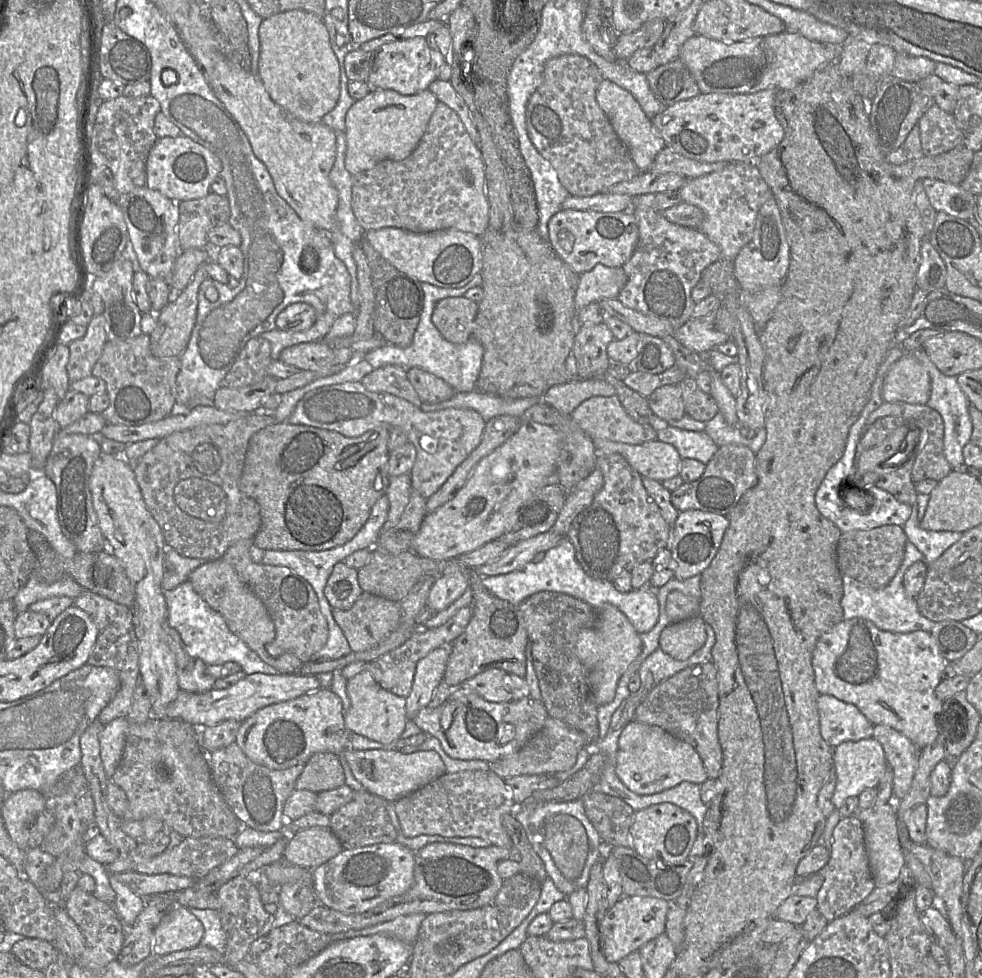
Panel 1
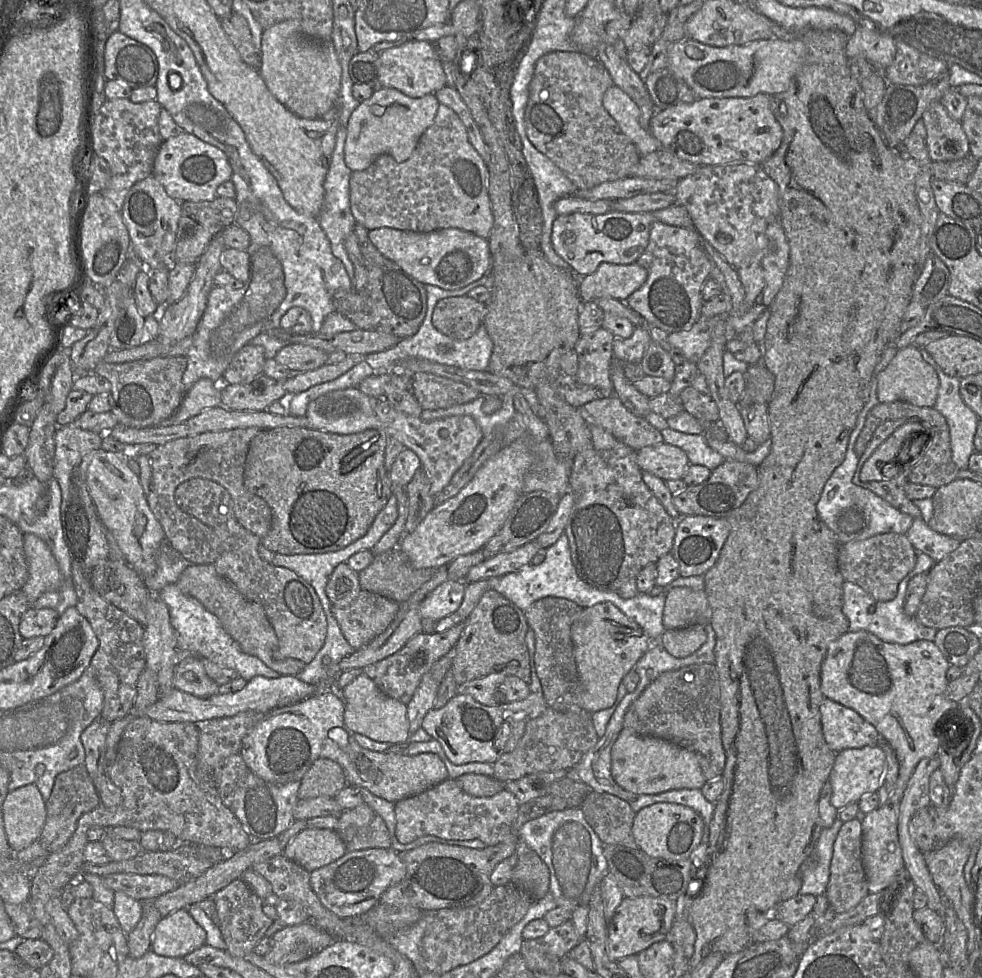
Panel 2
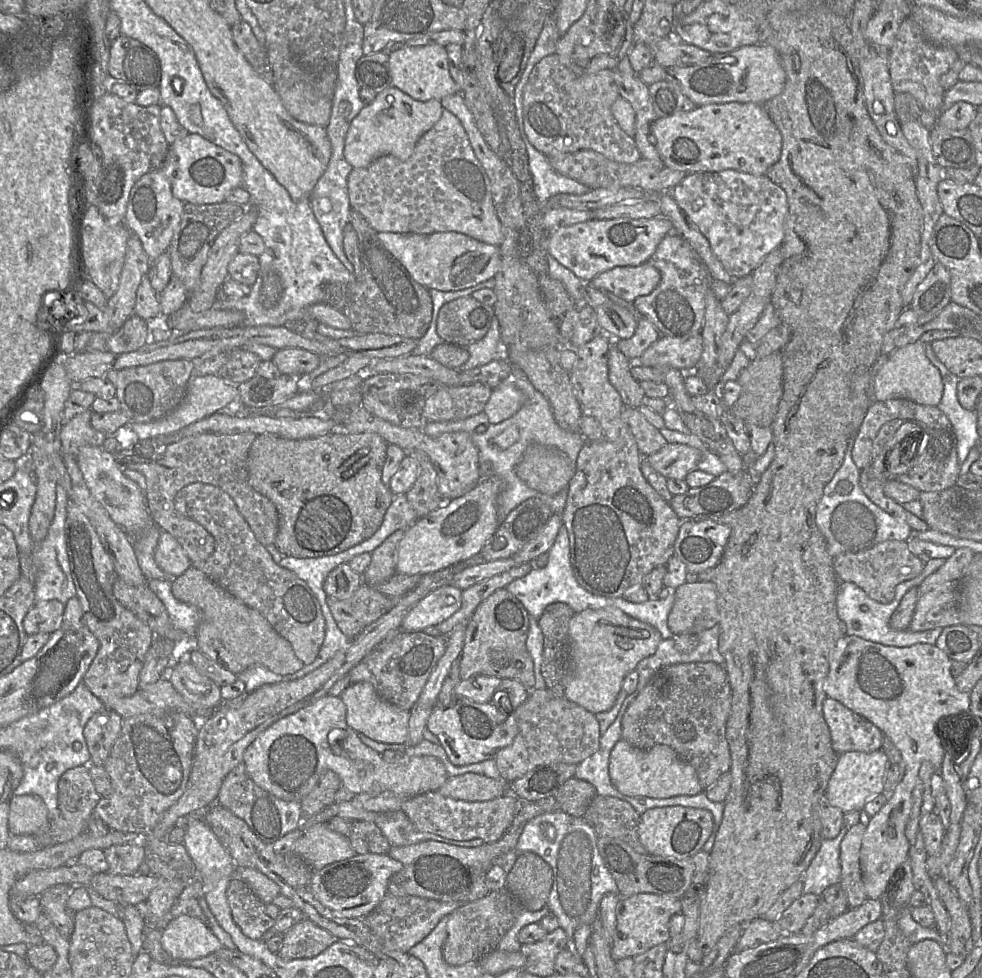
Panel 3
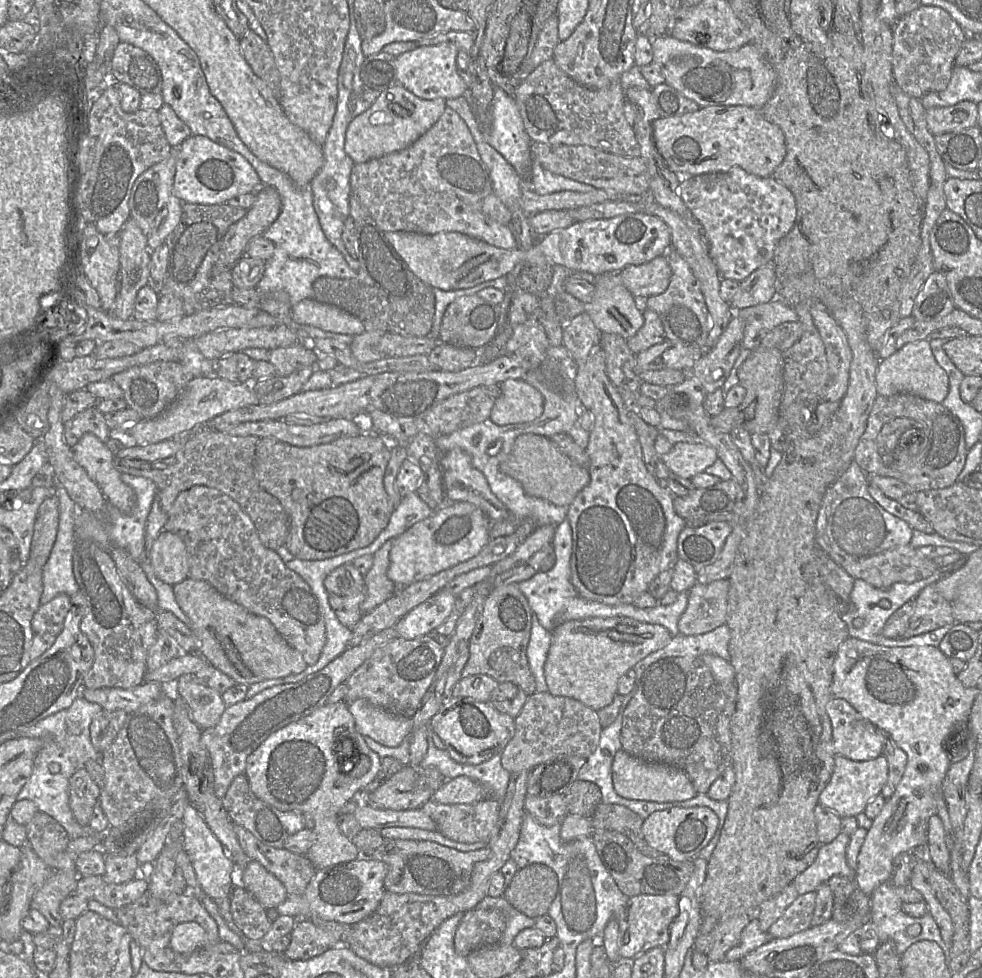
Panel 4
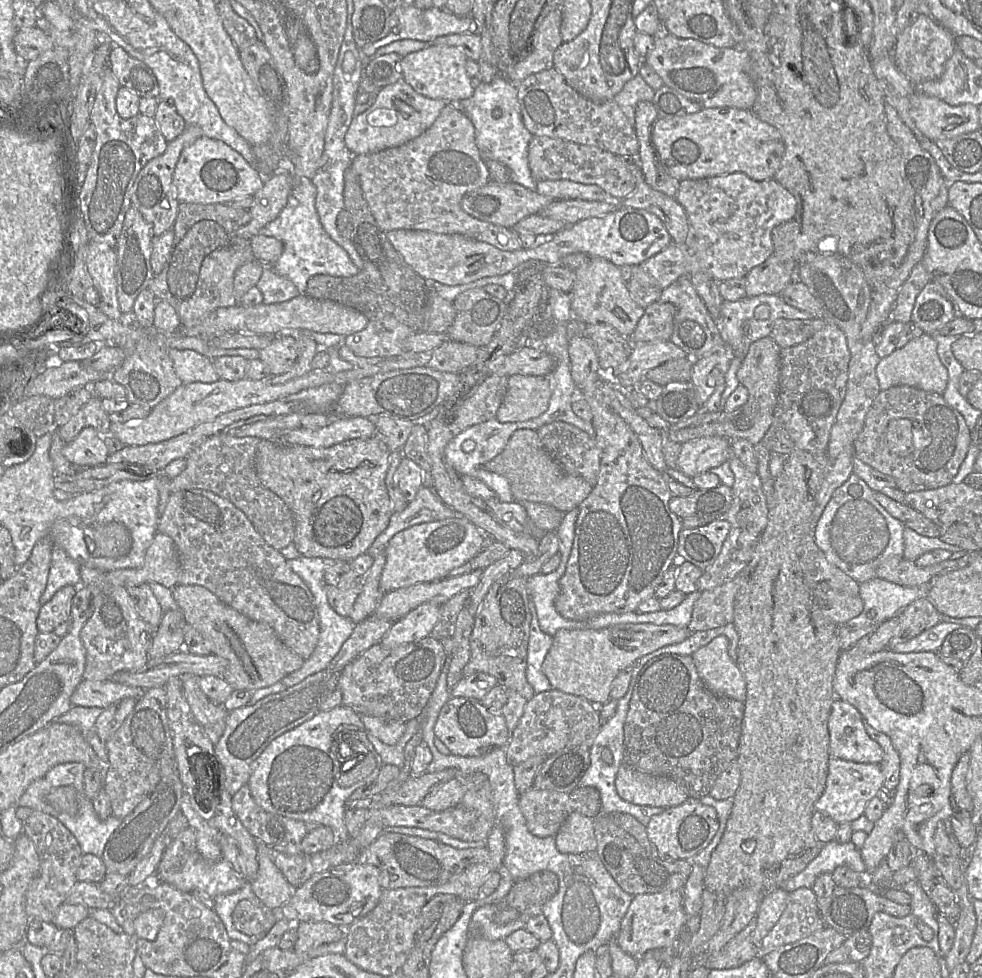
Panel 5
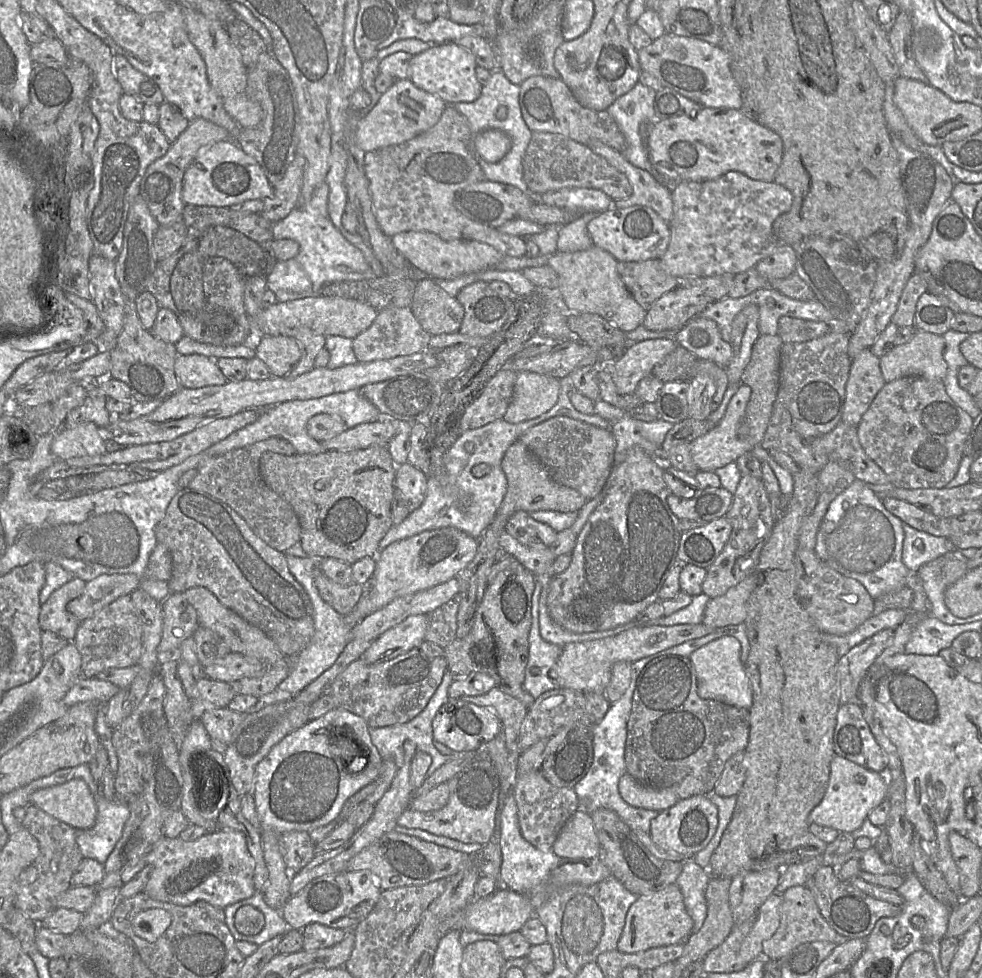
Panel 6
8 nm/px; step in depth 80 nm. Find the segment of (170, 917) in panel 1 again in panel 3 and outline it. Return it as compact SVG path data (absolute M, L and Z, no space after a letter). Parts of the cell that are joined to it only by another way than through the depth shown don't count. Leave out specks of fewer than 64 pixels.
M187 915L168 923L162 933L161 945L174 960L194 960L224 948L206 924Z

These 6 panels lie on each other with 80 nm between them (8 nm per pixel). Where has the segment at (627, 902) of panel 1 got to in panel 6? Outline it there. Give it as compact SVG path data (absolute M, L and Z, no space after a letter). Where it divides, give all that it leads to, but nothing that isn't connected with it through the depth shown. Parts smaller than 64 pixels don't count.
M674 883L653 893L638 896L627 912L617 950L631 954L682 943L692 934L692 930L693 921L686 911L682 893Z

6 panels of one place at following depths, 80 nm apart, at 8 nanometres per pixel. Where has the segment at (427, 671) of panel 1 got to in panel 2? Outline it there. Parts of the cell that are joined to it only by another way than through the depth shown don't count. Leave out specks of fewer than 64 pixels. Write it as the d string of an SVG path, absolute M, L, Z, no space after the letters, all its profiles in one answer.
M431 671L423 675L412 699L407 704L410 734L416 732L421 727L423 718L433 708L439 684L440 682L434 679Z

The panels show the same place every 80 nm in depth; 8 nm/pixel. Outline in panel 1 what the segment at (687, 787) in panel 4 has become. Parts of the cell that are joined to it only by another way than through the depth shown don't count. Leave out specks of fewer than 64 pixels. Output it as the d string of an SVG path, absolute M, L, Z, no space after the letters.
M632 720L618 740L616 774L621 782L638 795L655 794L683 781L700 785L708 775L696 750L664 729Z

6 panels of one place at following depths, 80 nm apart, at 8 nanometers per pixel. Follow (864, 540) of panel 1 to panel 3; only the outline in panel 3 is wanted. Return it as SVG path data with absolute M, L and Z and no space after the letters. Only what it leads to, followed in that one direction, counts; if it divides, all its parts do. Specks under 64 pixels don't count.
M887 540L859 552L844 552L834 558L834 568L840 582L855 583L880 603L891 602L897 585L917 577L924 566L925 561L911 552L908 541L898 540Z

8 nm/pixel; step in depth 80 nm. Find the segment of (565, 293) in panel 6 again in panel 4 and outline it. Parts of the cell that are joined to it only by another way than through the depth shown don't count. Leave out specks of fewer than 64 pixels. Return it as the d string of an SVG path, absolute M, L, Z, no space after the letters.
M607 272L595 277L594 294L590 302L584 303L584 311L602 333L613 333L623 338L632 338L643 325L643 308L622 284L618 272Z

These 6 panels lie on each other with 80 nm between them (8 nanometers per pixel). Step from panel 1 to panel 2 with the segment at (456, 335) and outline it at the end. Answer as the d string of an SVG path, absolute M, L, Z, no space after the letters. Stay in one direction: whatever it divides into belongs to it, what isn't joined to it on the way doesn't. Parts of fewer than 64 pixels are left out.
M468 295L445 298L438 301L433 315L433 326L453 340L472 337L482 325L486 305Z

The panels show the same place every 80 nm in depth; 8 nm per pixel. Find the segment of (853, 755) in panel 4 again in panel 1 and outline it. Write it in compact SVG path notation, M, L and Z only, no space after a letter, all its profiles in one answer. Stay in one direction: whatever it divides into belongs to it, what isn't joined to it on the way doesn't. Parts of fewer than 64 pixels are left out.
M820 694L817 707L820 734L832 748L845 741L858 741L873 736L874 724L856 705L829 694Z

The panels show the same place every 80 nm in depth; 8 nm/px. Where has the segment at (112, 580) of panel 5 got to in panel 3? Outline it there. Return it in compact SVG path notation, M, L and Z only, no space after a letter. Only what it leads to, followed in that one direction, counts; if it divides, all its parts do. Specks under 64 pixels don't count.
M160 530L154 559L170 579L182 575L192 565L180 543L164 530Z

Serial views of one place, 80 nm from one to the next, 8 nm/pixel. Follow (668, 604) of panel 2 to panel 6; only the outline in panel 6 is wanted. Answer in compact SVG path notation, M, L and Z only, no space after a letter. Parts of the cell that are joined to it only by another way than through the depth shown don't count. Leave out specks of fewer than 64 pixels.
M752 573L728 589L724 595L710 598L701 623L712 628L743 623L746 617L746 603L754 586L755 574Z

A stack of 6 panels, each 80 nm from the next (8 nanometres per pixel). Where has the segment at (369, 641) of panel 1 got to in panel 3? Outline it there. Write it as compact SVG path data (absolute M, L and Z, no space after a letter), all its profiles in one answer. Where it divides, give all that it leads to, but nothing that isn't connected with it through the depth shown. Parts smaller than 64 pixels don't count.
M363 584L346 600L327 596L327 603L341 632L350 639L357 637L369 625L388 613L398 599Z

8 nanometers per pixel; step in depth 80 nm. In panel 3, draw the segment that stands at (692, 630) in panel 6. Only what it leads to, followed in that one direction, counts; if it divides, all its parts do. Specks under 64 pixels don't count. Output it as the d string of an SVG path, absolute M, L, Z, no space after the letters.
M616 607L586 609L575 613L568 626L568 659L564 664L562 675L564 696L592 714L611 709L625 677L636 669L641 660L655 653L661 641L662 637L657 629L627 615Z

